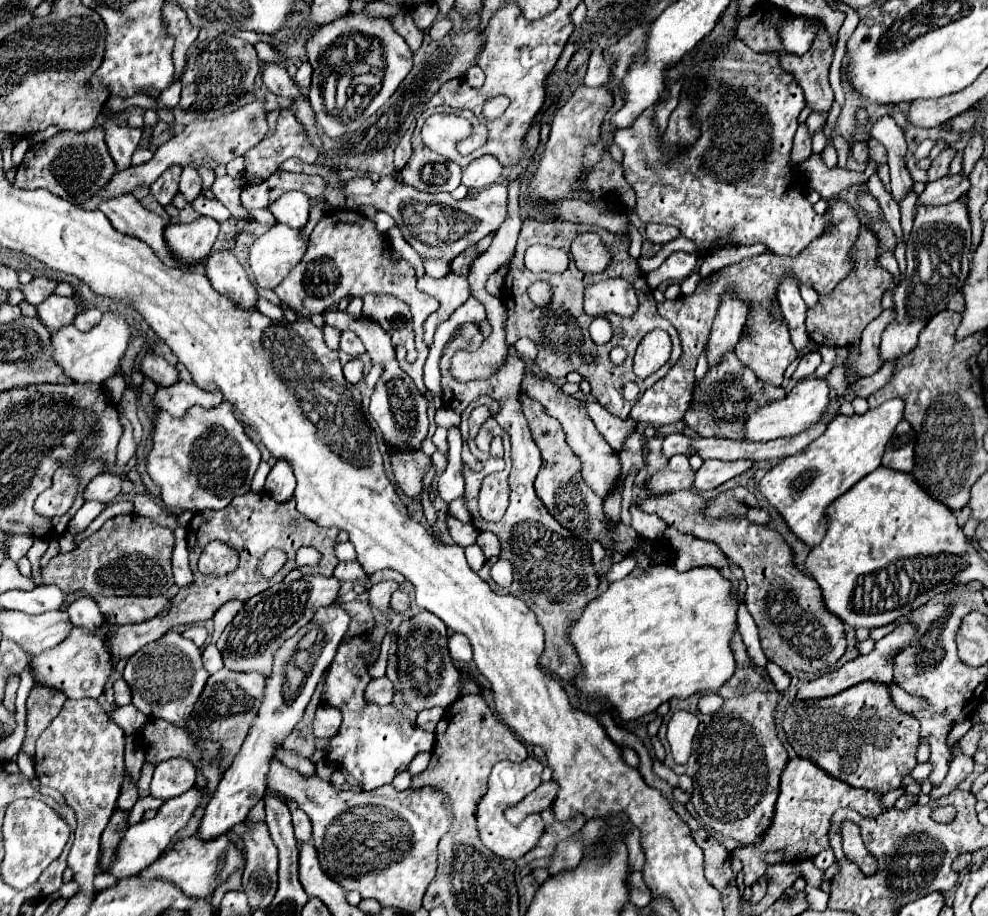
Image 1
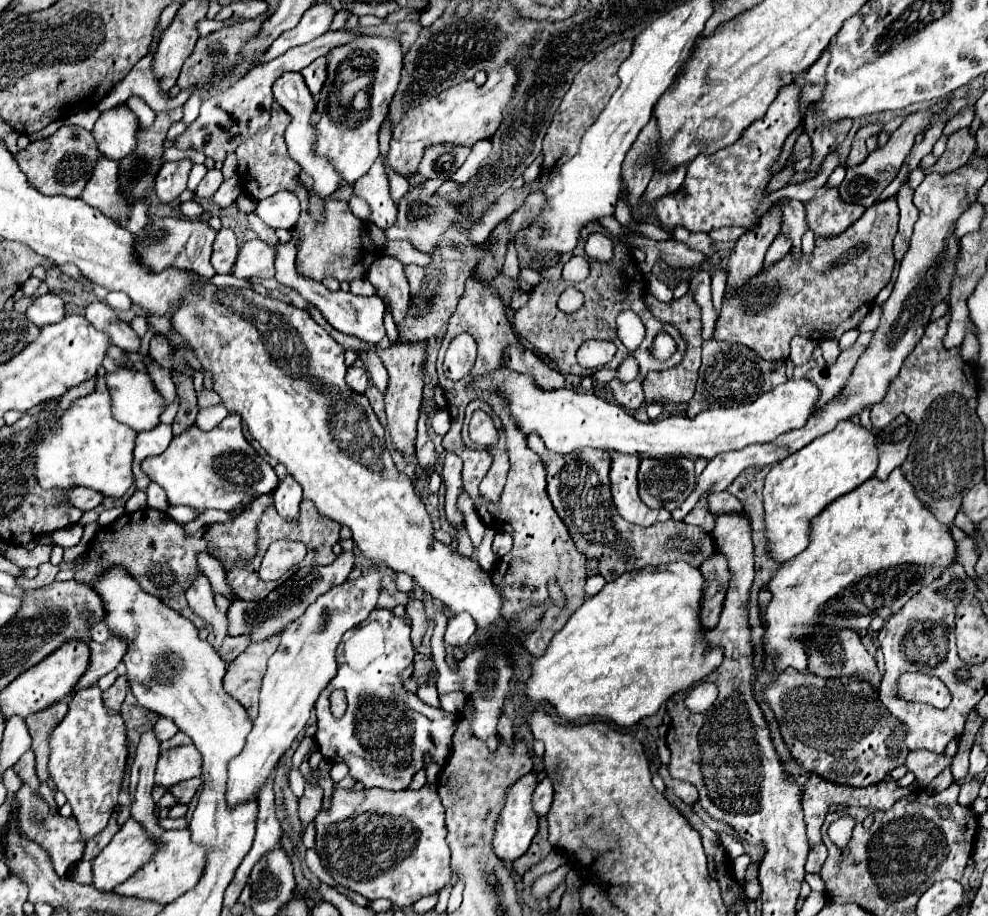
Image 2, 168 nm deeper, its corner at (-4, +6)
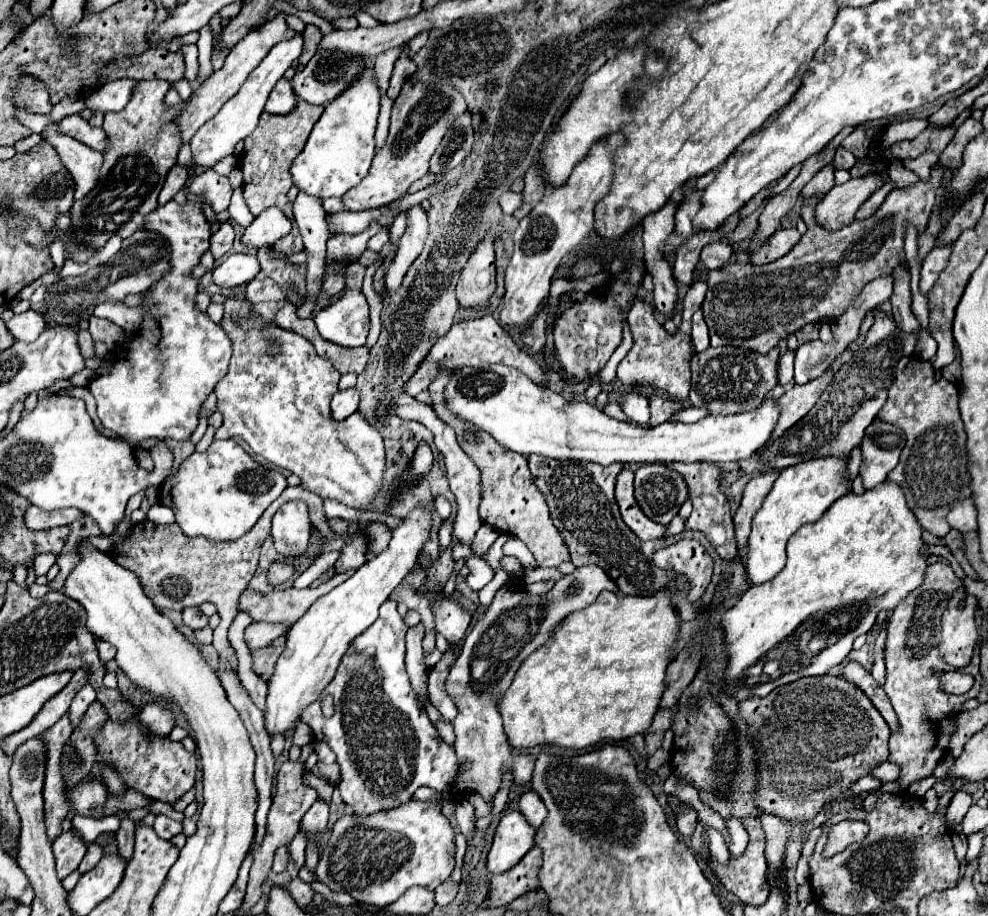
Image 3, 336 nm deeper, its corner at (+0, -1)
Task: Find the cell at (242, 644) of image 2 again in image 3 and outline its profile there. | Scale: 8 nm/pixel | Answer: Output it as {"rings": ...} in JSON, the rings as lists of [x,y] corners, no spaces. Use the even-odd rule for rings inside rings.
{"rings":[[[252,622],[246,628],[246,644],[250,650],[266,648],[272,644],[280,634],[284,634],[282,624],[268,624],[268,622]]]}

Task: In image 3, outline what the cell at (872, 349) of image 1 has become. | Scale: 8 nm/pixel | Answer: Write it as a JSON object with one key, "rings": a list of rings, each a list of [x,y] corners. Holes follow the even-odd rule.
{"rings":[[[828,370],[824,372],[824,376],[804,384],[804,386],[794,386],[792,390],[788,390],[782,398],[780,398],[780,404],[782,404],[782,416],[772,432],[772,440],[776,440],[778,436],[782,436],[790,426],[794,426],[798,420],[802,420],[810,408],[818,402],[820,394],[826,390],[826,386],[832,382],[834,378],[834,372]]]}

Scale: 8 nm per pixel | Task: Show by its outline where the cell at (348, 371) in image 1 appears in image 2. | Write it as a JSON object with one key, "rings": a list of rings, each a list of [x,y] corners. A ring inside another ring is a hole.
{"rings":[[[350,367],[344,381],[346,381],[348,389],[352,389],[354,393],[364,393],[366,387],[368,387],[368,375],[360,367]]]}

